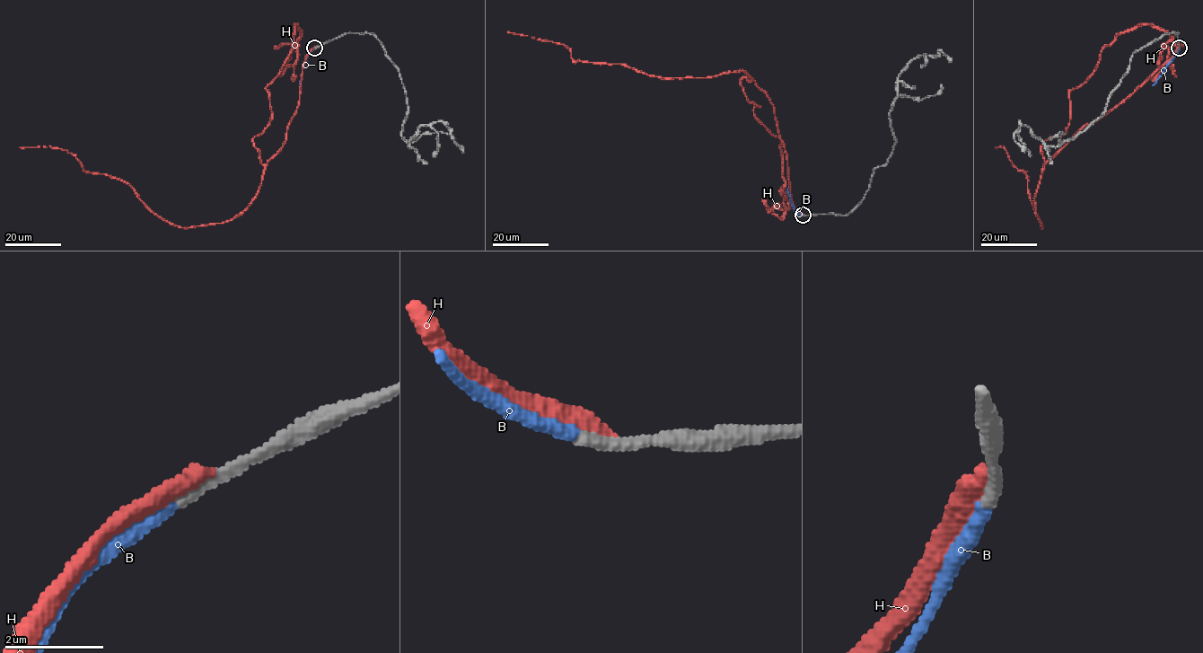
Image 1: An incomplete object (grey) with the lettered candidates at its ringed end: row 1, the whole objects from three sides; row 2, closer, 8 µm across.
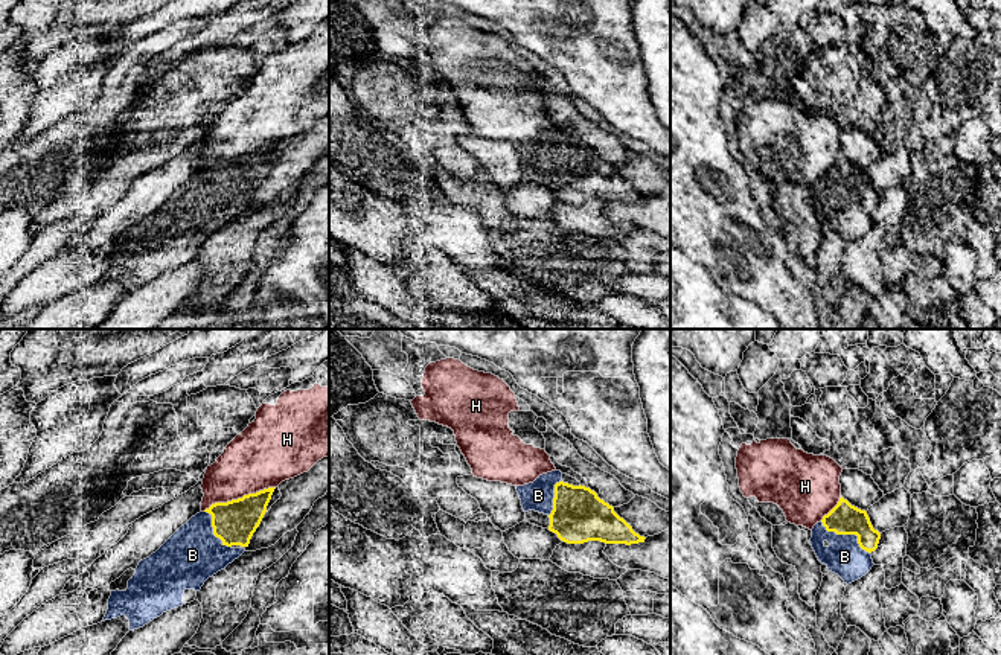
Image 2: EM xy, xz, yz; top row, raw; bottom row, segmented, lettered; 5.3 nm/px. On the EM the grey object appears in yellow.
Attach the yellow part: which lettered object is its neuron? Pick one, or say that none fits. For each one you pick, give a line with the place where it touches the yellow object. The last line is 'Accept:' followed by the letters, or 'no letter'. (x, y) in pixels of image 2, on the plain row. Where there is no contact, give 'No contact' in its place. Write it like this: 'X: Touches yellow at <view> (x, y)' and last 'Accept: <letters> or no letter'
B: Touches yellow at yz (847, 192)
Accept: B

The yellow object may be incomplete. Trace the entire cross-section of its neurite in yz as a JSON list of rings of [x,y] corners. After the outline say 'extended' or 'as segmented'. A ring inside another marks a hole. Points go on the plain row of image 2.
[[[841,155],[838,163],[814,184],[811,204],[818,219],[849,244],[865,235],[875,224],[870,212],[878,207],[879,198],[881,192],[873,187],[867,171]]] | extended

